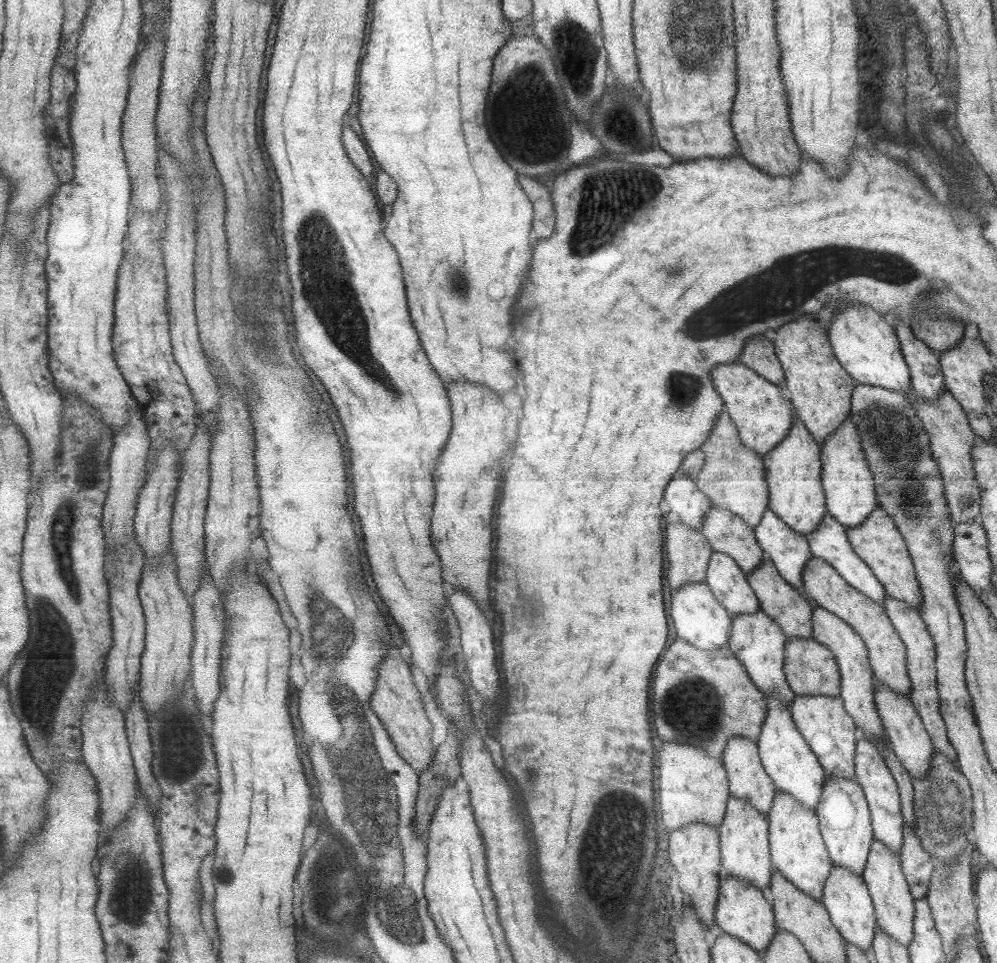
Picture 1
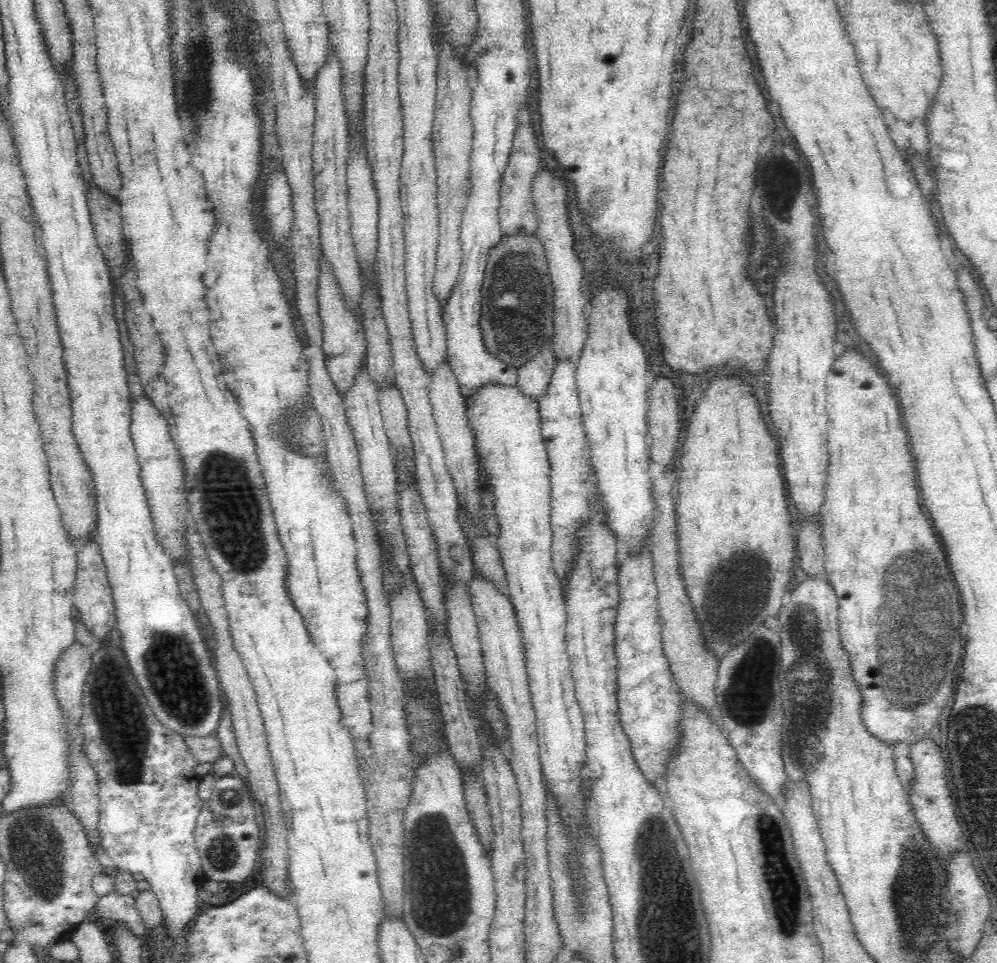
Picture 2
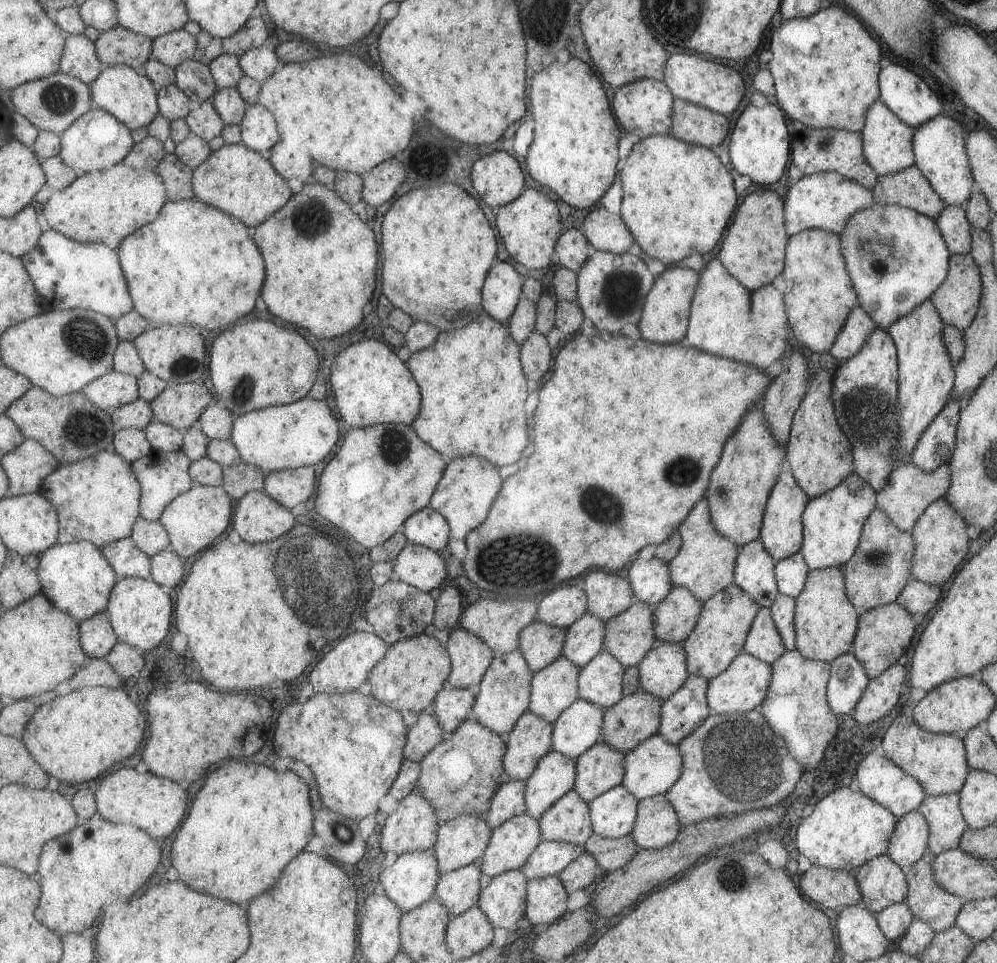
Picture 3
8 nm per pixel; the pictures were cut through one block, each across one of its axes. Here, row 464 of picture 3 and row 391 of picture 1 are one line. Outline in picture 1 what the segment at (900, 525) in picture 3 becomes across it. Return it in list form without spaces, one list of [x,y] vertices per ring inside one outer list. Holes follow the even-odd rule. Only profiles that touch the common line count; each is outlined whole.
[[[911,387],[903,393],[929,437],[929,452],[938,466],[950,521],[956,525],[961,522],[971,522],[971,519],[974,521],[979,519],[981,490],[973,472],[970,455],[976,434],[968,425],[960,404],[947,389],[943,389],[934,401],[917,397]]]

